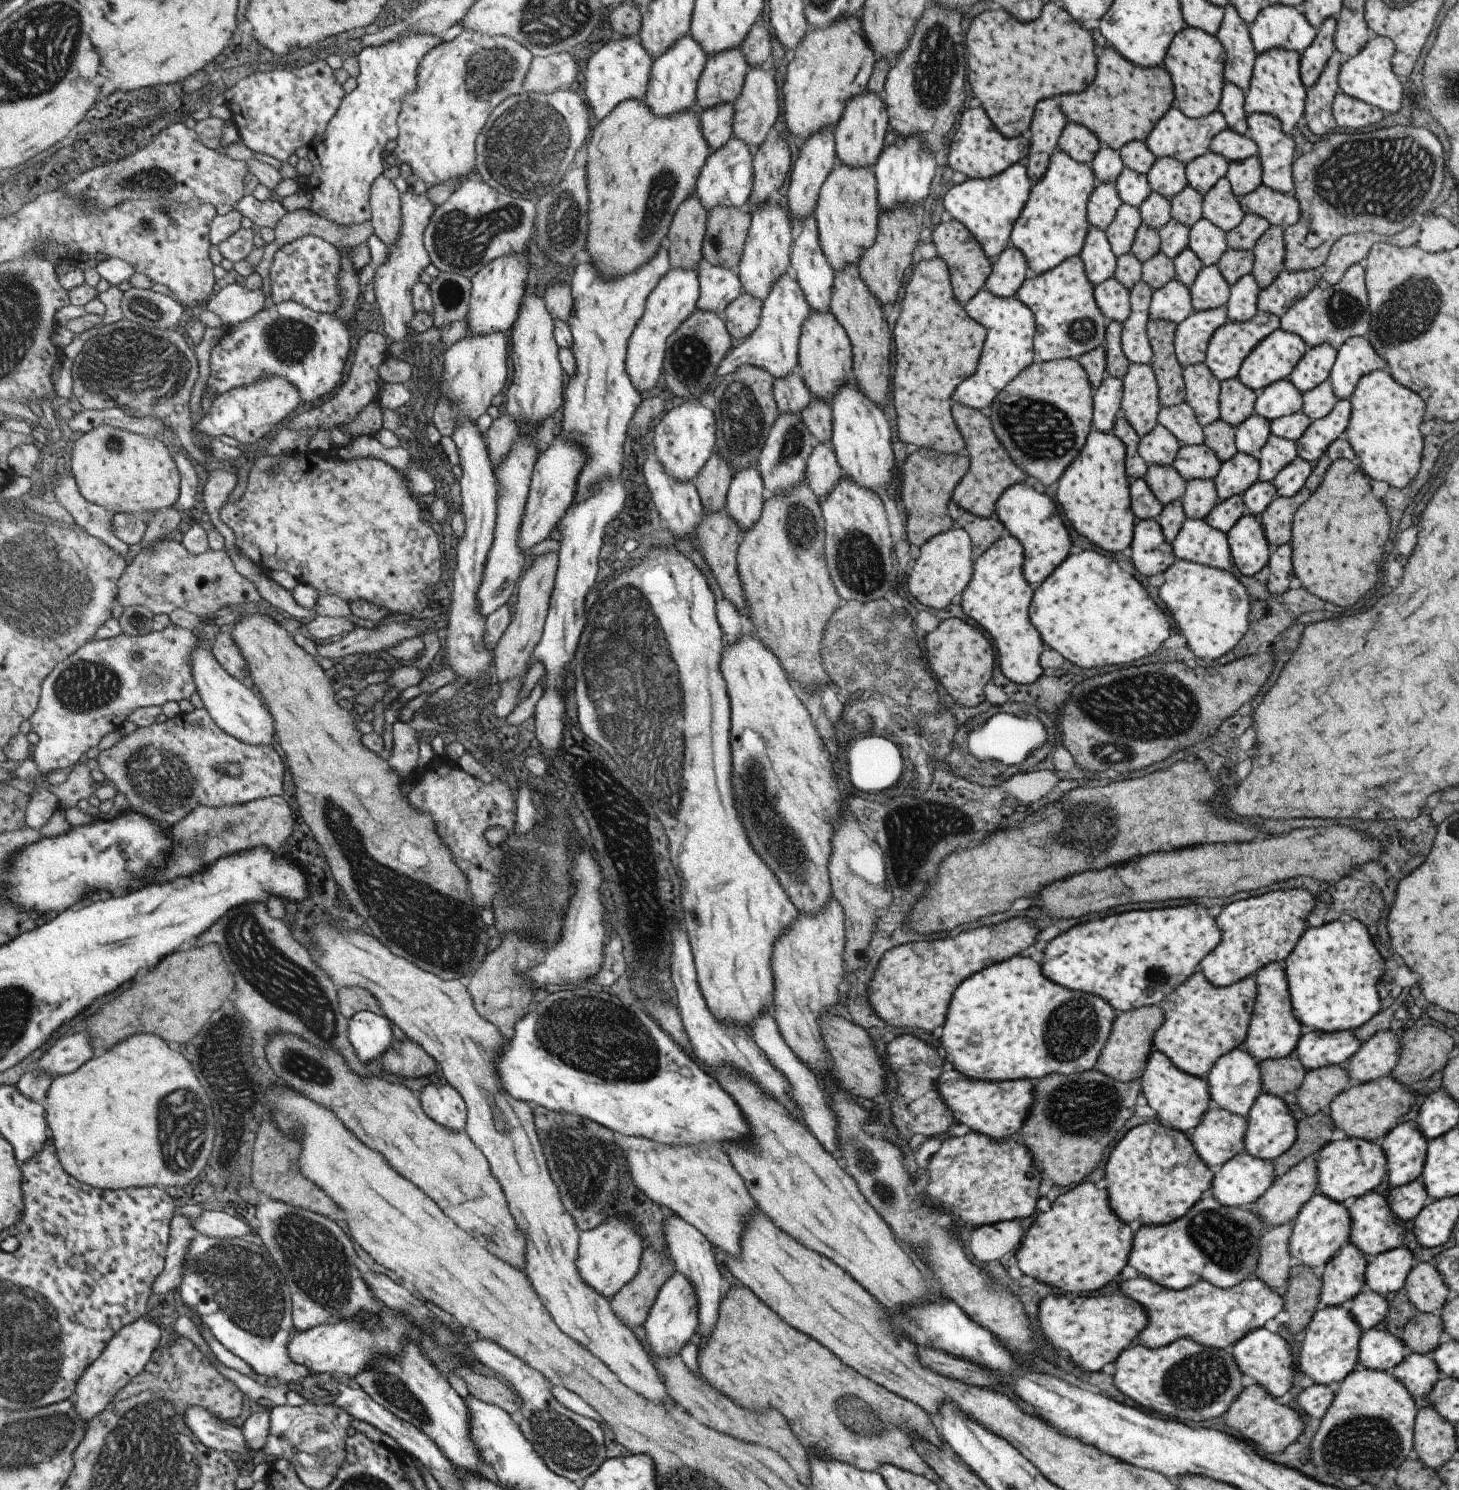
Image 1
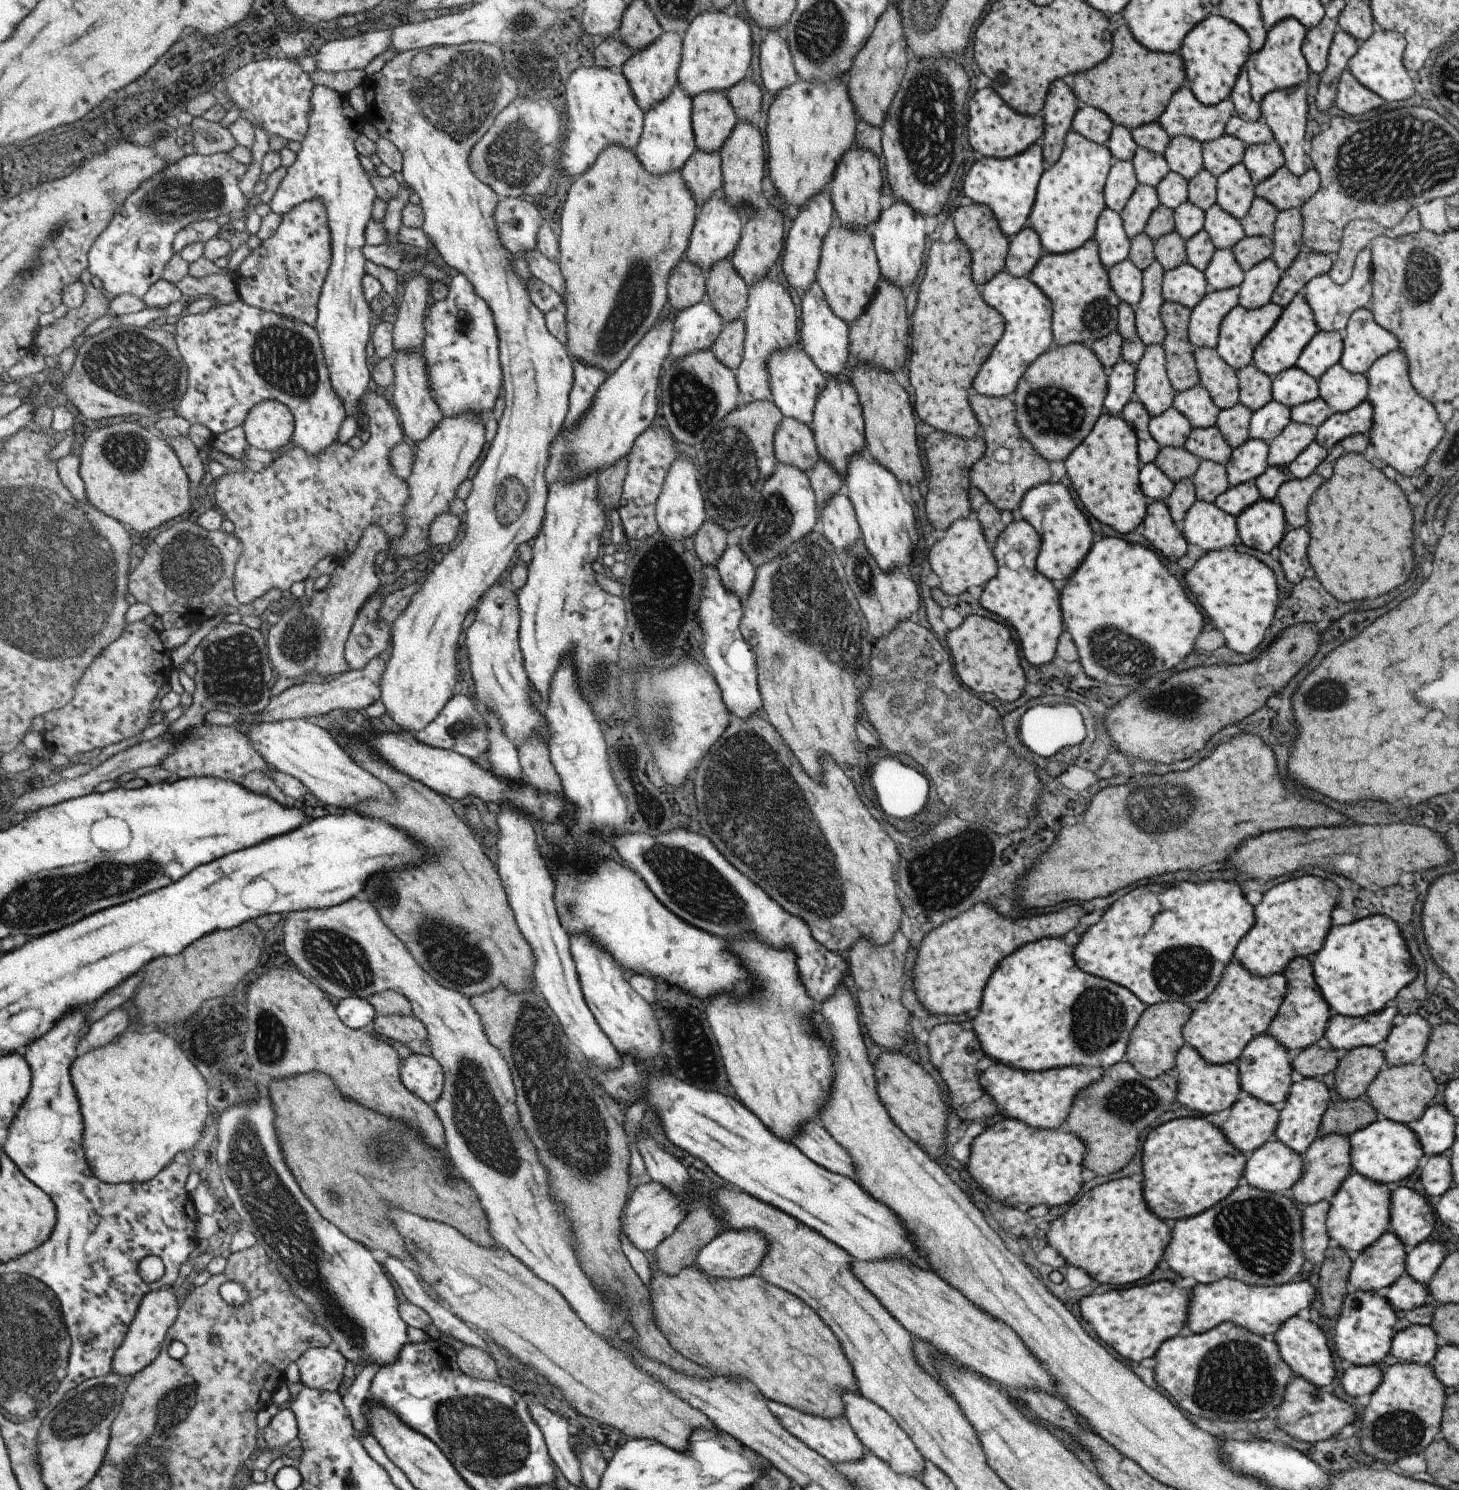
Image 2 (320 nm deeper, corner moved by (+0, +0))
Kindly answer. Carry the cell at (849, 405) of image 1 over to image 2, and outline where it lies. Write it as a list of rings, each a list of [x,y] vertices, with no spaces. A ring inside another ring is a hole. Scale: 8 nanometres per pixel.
[[[860,451],[850,458],[843,482],[843,491],[854,508],[861,544],[867,549],[876,566],[884,573],[897,568],[906,570],[914,560],[917,532],[911,506],[903,499],[900,484],[895,477],[882,466],[873,463],[865,452]]]

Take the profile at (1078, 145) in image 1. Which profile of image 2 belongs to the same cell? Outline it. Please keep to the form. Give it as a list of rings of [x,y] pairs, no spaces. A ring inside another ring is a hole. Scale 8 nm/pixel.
[[[1081,105],[1072,117],[1071,131],[1079,133],[1085,139],[1105,145],[1114,124],[1111,119],[1098,108]]]

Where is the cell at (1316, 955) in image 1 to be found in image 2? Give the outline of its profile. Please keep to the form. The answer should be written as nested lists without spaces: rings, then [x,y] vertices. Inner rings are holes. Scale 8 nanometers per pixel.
[[[1383,915],[1363,917],[1348,925],[1331,926],[1311,964],[1312,975],[1329,1010],[1350,1017],[1379,1012],[1417,976],[1398,924]]]

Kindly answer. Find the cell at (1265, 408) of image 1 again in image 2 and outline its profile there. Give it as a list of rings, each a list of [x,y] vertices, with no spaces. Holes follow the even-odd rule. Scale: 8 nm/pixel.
[[[1290,366],[1272,378],[1272,400],[1294,407],[1318,397],[1318,379],[1298,366]]]

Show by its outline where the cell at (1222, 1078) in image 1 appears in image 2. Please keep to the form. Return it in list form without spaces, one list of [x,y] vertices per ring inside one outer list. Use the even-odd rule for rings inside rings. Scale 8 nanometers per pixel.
[[[1267,1033],[1251,1039],[1233,1062],[1239,1073],[1241,1090],[1245,1090],[1264,1103],[1274,1105],[1278,1110],[1282,1109],[1291,1083],[1295,1079],[1294,1070],[1290,1063],[1291,1058],[1292,1053]]]

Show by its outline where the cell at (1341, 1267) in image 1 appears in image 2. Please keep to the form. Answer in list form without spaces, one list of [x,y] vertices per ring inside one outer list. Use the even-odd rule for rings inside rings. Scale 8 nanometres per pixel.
[[[1391,1230],[1384,1232],[1371,1246],[1352,1255],[1348,1272],[1349,1290],[1376,1291],[1393,1284],[1405,1274],[1406,1250]]]

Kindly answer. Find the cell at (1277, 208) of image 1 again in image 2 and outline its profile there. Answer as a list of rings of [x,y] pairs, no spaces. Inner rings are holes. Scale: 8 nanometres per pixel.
[[[1281,165],[1271,176],[1254,185],[1254,196],[1263,197],[1278,211],[1300,206],[1317,192],[1320,185],[1318,172],[1307,169],[1301,176],[1293,176]]]

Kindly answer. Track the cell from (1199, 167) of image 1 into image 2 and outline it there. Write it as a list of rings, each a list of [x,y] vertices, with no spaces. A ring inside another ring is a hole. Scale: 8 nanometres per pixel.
[[[1227,133],[1215,140],[1202,142],[1200,146],[1202,148],[1202,168],[1208,170],[1215,178],[1228,168],[1241,163],[1246,149],[1242,140]]]

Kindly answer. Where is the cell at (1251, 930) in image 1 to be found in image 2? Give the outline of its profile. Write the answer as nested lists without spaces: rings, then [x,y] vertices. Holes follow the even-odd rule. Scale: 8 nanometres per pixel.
[[[1302,875],[1272,886],[1263,893],[1262,901],[1253,907],[1253,926],[1237,943],[1231,961],[1242,964],[1254,975],[1266,977],[1283,973],[1287,963],[1294,958],[1315,954],[1322,947],[1324,938],[1332,926],[1330,914],[1336,905],[1338,892],[1339,889],[1332,880],[1313,875]]]

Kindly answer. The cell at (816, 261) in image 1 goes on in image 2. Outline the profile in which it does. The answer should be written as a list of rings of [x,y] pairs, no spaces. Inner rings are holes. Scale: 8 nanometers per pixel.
[[[814,281],[801,297],[801,326],[798,332],[803,352],[824,376],[834,376],[846,365],[848,349],[848,324],[827,306],[819,285]]]

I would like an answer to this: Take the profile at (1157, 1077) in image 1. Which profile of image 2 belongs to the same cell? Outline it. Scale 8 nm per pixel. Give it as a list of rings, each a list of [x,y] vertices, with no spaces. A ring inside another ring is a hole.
[[[1187,1044],[1177,1051],[1173,1072],[1177,1082],[1176,1105],[1200,1112],[1203,1117],[1229,1108],[1241,1090],[1235,1063],[1220,1065],[1208,1063],[1192,1046]]]

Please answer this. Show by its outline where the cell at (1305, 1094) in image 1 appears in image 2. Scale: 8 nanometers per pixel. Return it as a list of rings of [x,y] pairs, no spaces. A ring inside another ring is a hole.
[[[1376,1046],[1357,1047],[1341,1053],[1334,1070],[1333,1089],[1340,1099],[1363,1097],[1383,1062],[1386,1062],[1383,1051]]]

